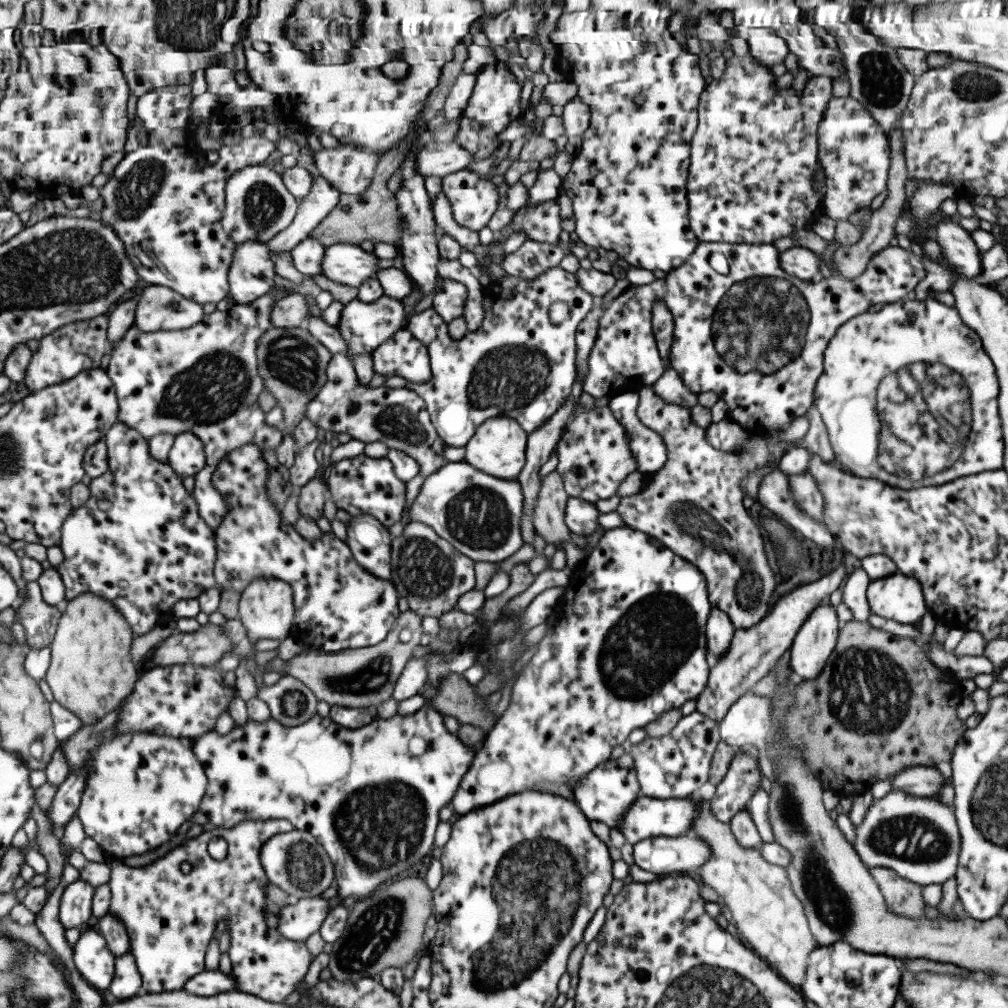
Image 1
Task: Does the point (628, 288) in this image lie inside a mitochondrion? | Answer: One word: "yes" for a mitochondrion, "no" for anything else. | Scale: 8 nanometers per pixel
no

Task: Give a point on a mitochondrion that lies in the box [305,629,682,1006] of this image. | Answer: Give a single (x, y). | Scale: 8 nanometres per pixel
(539, 885)

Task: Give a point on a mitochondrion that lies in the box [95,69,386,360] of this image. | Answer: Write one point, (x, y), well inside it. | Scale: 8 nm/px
(131, 195)

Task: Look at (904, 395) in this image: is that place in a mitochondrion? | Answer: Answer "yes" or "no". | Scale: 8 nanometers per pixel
yes

